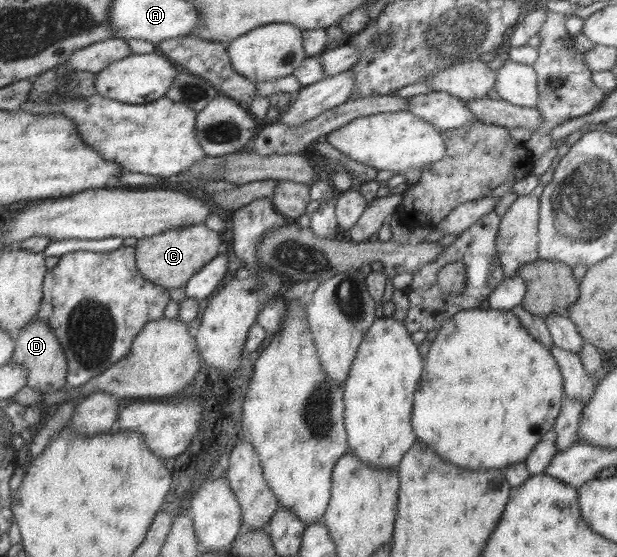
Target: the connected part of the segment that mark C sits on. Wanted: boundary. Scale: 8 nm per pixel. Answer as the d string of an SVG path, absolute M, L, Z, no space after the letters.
M205 223L186 224L164 230L161 234L140 238L135 246L137 269L151 282L169 290L179 288L219 255L219 246L224 238L224 234L205 227Z

